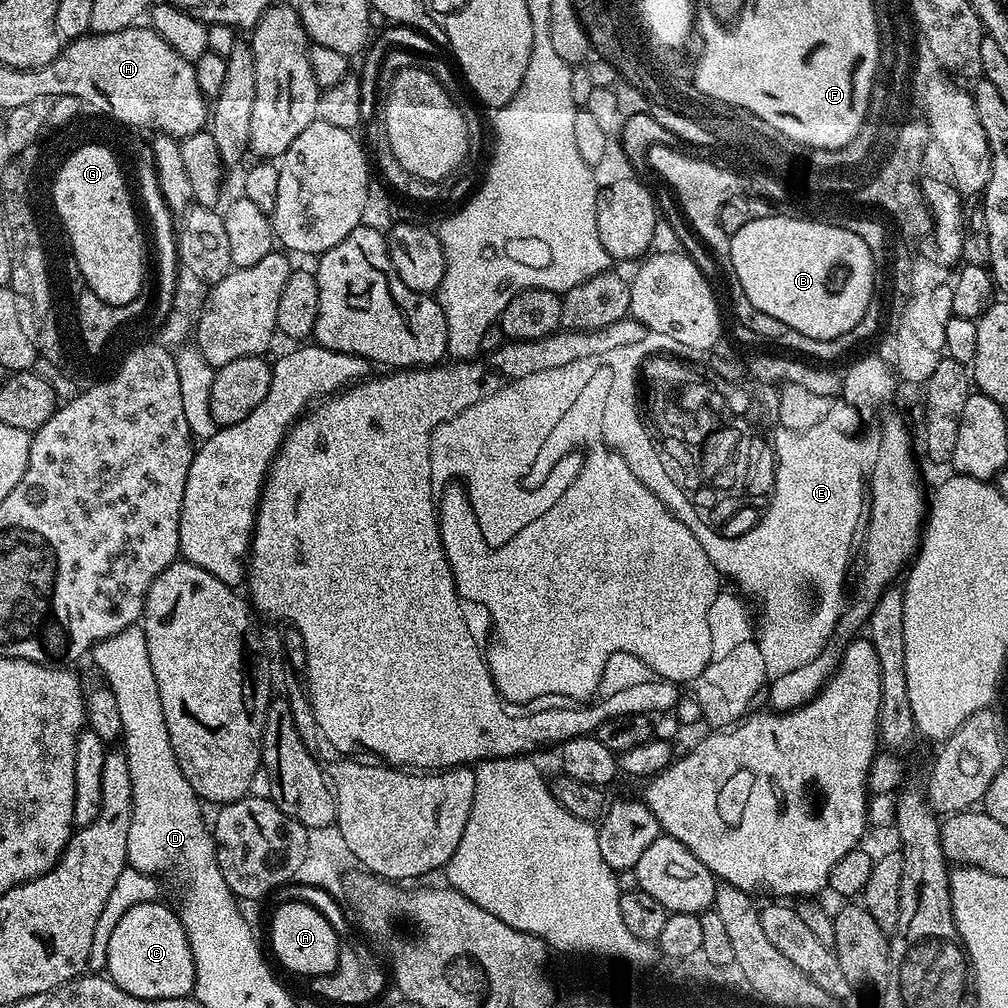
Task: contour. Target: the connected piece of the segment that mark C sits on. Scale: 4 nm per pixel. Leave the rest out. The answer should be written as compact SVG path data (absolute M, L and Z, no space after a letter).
M164 902L139 904L126 910L126 914L118 918L114 934L110 934L106 972L118 987L126 990L126 994L134 994L138 998L178 998L189 995L196 986L196 967L188 945L188 935L184 932L179 915L173 909L171 912Z

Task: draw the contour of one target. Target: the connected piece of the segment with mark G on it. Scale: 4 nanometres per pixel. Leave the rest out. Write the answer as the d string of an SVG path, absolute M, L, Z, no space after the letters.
M93 142L82 147L85 148L76 148L64 157L52 182L52 200L65 223L72 253L90 290L102 302L123 306L145 291L144 236L116 152Z

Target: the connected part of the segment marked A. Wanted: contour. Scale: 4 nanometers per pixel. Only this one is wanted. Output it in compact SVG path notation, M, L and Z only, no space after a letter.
M288 900L277 906L276 913L272 916L272 952L286 971L297 972L305 978L330 974L338 962L341 947L342 941L336 937L335 926L314 905L307 904L304 900Z

